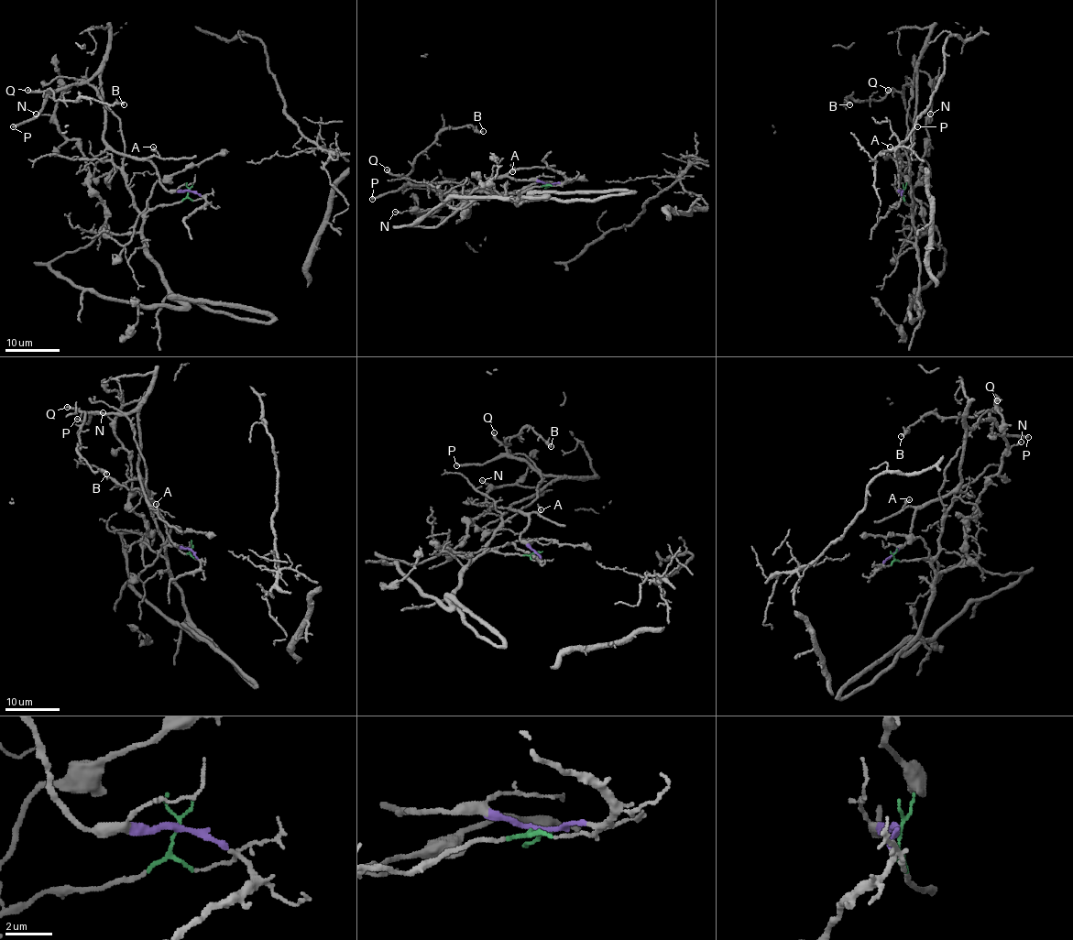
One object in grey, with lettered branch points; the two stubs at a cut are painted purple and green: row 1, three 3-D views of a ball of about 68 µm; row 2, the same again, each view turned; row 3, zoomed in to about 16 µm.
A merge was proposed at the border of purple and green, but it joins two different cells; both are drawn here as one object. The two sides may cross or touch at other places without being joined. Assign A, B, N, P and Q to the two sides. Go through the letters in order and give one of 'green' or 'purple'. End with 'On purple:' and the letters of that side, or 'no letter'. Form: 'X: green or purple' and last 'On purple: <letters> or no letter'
A: purple
B: purple
N: green
P: purple
Q: purple
On purple: A, B, P, Q

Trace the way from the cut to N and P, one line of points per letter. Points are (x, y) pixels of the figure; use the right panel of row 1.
N: (903, 191), (912, 206), (916, 232), (923, 234), (925, 209), (914, 192), (930, 114)
P: (903, 191), (899, 191), (894, 159), (914, 141), (914, 74), (903, 86), (903, 99), (917, 127)

